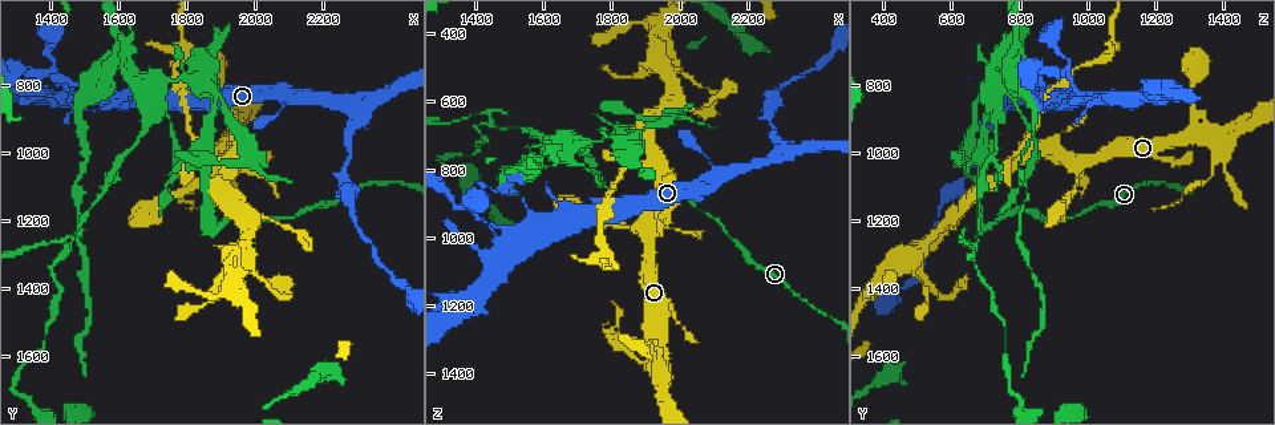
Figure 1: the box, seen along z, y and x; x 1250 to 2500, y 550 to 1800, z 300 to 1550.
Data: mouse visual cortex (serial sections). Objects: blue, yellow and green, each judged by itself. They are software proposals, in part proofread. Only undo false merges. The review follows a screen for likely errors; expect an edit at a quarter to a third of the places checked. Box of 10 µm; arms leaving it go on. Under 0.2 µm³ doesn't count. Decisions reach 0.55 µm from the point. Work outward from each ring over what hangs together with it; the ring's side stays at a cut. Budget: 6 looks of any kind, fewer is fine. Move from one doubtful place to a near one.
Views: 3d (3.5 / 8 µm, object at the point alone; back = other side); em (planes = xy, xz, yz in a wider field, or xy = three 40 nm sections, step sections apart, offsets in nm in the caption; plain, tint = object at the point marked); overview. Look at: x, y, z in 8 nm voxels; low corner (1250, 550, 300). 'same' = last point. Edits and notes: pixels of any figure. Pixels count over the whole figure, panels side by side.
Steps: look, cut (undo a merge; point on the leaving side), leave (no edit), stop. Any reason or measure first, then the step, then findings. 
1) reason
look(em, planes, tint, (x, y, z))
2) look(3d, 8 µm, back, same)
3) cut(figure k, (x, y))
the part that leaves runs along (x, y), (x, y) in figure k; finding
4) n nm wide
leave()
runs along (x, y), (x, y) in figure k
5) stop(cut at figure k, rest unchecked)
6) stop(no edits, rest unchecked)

thin neck
look(3d, 3.5 µm, back, (1410, 770, 940))

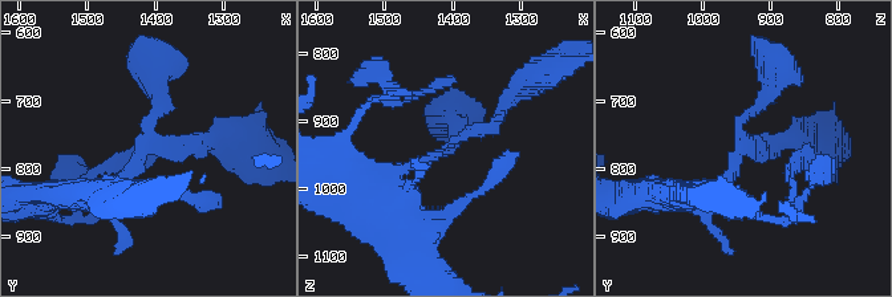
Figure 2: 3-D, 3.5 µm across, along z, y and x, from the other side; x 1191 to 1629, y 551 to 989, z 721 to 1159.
shape alone is not enough
look(em, xy, step 5, plain, (1415, 770, 945))

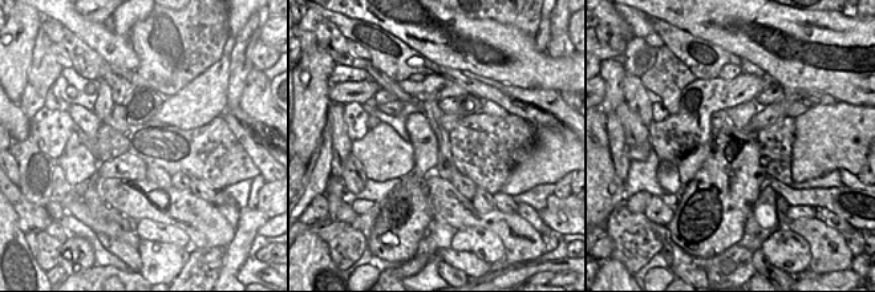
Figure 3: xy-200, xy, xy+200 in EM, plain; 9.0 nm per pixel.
where the object lies
look(em, xy, step 5, tint, same)

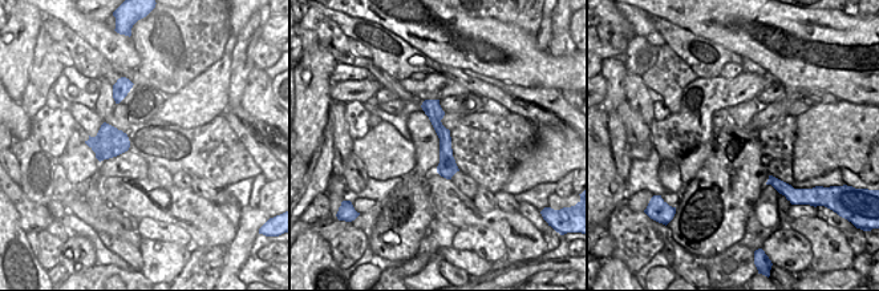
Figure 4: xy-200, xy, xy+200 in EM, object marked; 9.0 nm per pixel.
cut(figure 2, (503, 105))
the part that leaves runs along (475, 129), (552, 61) in figure 2; a second cell is stuck on

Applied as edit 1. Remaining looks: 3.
abrupt turn
look(3d, 3.5 µm, back, (1880, 1210, 700))

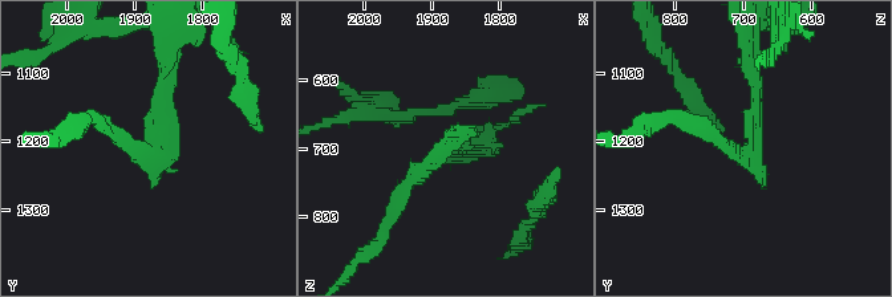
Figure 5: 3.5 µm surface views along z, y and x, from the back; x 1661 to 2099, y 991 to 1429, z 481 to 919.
arms of 150, 200 nm
cut(figure 5, (161, 96))
the part that leaves runs along (158, 142), (162, 65), (174, 36) in figure 5; a second cell is stuck on

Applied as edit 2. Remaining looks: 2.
stop(cut at figure 2, cut at figure 5, rest unchecked)

